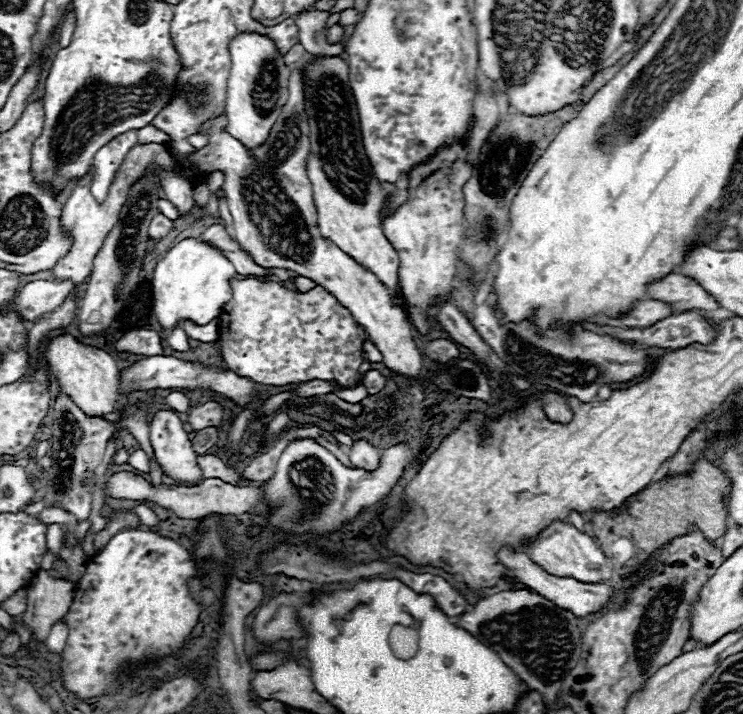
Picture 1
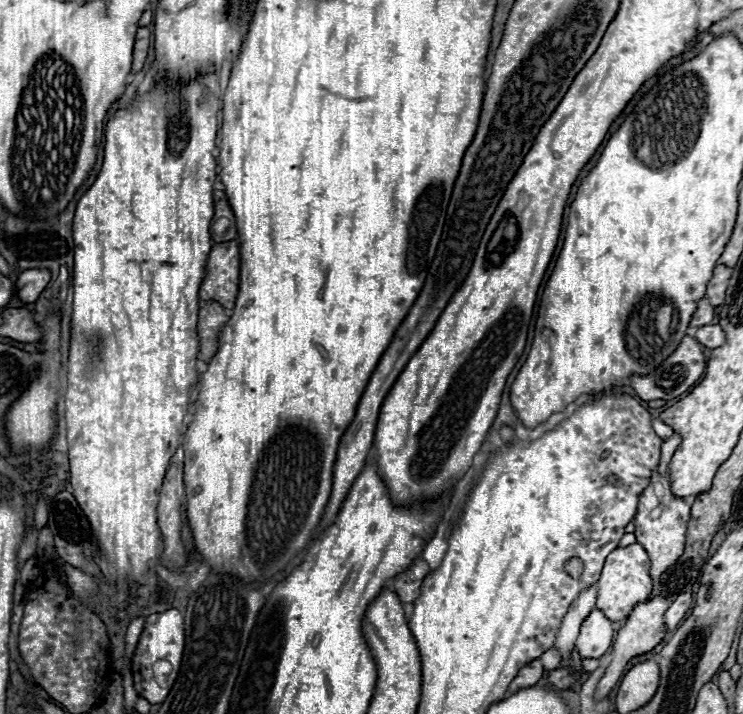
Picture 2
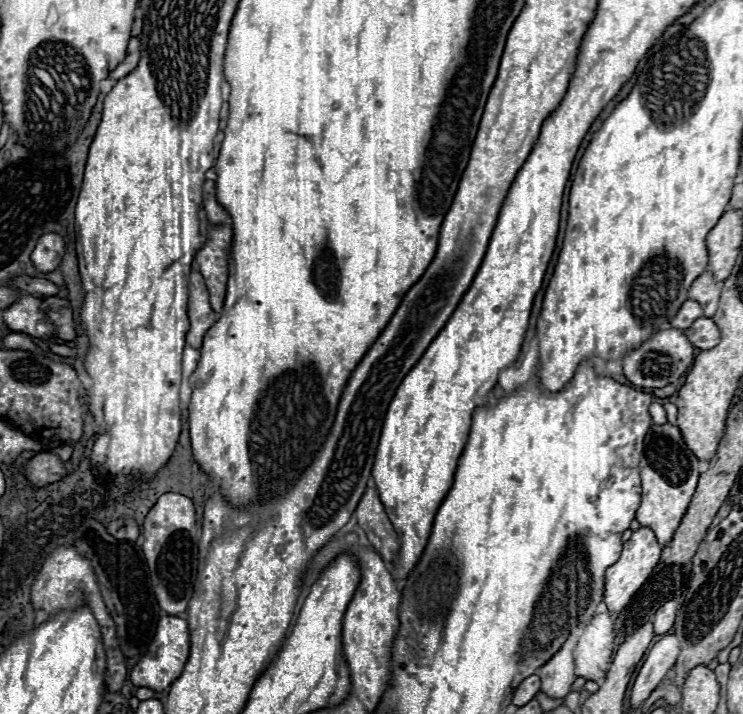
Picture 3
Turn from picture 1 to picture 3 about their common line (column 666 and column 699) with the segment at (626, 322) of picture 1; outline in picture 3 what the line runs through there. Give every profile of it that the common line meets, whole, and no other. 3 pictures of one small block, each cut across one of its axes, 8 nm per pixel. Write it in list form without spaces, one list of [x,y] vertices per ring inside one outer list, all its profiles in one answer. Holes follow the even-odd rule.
[[[686,300],[686,302],[680,306],[678,314],[672,318],[672,326],[684,330],[684,328],[688,328],[696,318],[700,318],[702,314],[704,314],[704,312],[702,312],[702,306],[700,306],[698,302]]]

